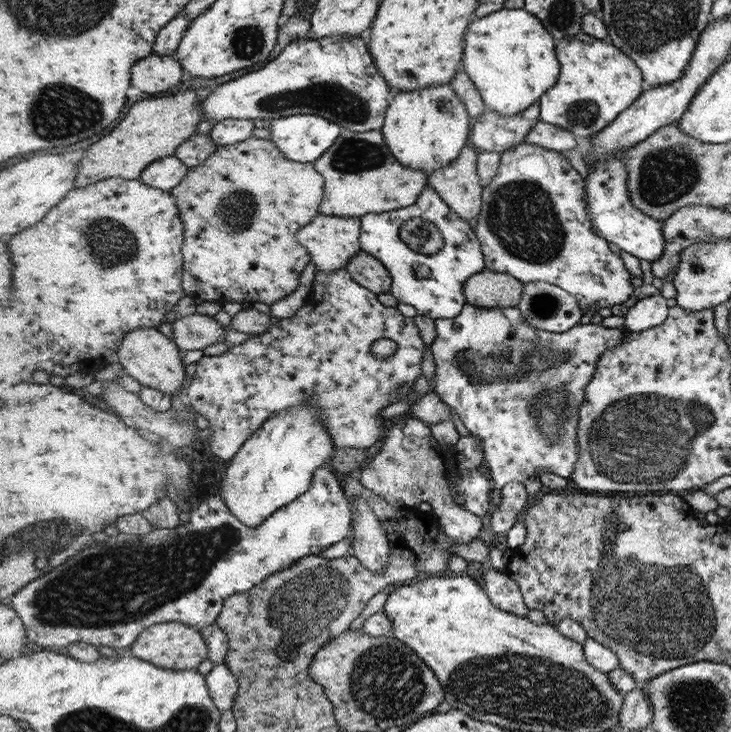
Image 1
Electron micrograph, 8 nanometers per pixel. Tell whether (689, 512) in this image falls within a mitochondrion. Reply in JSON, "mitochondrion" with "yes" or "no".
{"mitochondrion":"no"}

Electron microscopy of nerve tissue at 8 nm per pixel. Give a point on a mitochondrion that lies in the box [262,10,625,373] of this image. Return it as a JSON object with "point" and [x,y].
{"point":[523,220]}

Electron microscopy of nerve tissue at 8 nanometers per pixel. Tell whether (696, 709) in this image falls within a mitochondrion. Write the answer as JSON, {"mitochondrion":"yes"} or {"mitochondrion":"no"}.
{"mitochondrion":"yes"}

